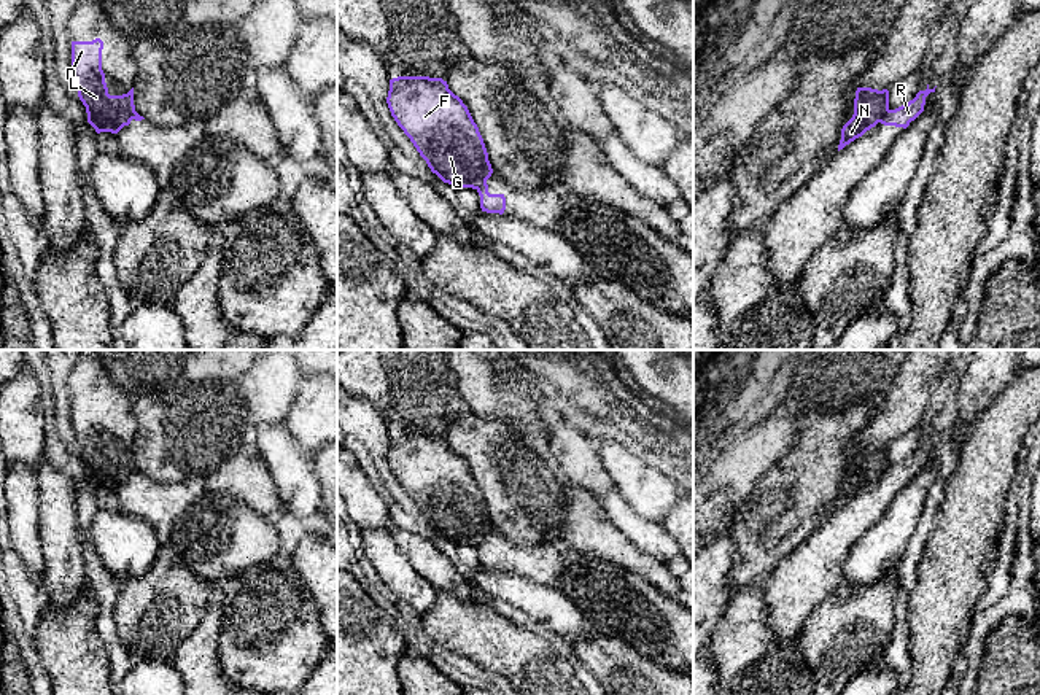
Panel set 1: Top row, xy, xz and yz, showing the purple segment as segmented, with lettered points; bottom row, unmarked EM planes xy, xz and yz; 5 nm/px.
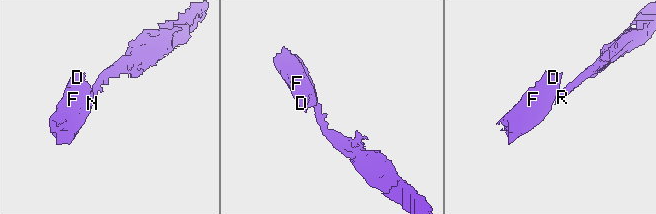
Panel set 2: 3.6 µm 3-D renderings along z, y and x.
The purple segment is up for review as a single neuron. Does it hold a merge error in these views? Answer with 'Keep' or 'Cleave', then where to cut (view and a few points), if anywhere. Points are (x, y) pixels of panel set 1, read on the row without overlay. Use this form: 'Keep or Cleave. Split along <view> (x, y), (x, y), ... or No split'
Cleave. Split along yz (889, 466), (880, 477)

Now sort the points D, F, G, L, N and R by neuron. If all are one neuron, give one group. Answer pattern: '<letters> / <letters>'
D F G L N / R

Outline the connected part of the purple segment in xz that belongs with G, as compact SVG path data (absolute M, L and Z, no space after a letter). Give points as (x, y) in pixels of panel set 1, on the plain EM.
M429 433L393 434L386 460L398 482L444 539L479 546L491 533L479 483L447 437Z

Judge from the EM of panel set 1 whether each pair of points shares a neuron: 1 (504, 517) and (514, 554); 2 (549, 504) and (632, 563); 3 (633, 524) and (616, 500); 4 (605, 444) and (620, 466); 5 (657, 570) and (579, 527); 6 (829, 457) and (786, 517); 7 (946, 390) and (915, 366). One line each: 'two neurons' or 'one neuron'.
1: two neurons
2: two neurons
3: one neuron
4: one neuron
5: one neuron
6: one neuron
7: two neurons

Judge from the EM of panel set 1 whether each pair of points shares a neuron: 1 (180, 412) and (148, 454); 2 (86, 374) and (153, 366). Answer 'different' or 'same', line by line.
1: same
2: different

